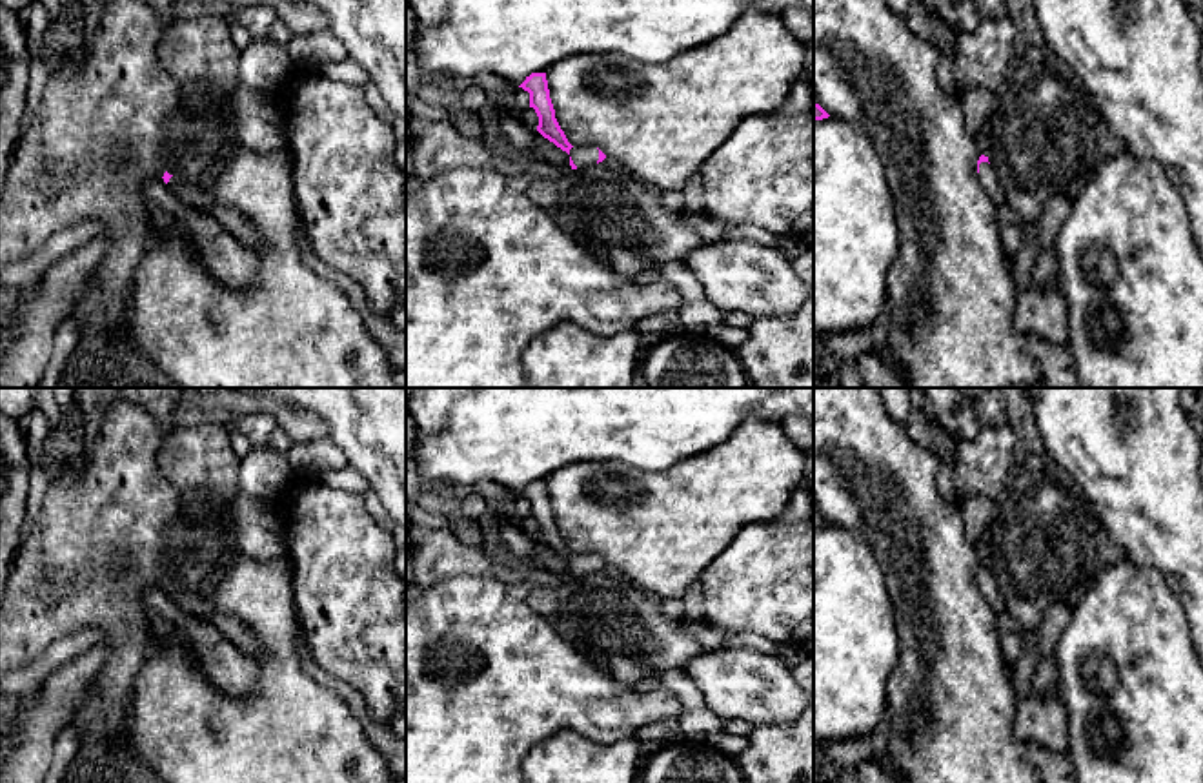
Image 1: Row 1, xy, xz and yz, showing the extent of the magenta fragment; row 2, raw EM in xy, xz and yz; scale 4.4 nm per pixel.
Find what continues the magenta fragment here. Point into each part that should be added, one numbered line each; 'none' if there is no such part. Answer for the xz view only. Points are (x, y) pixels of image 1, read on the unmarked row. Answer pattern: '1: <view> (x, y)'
1: xz (581, 565)

